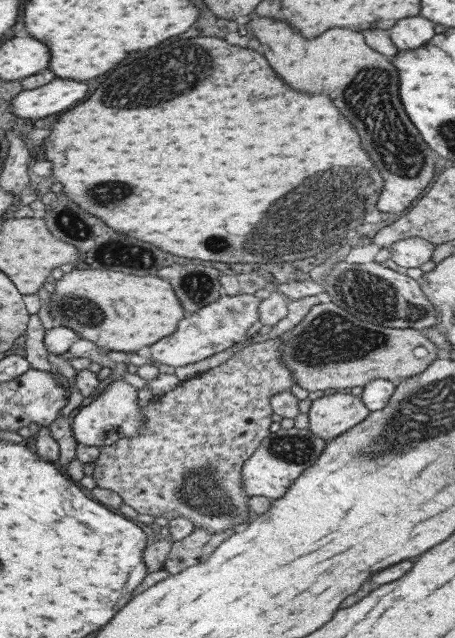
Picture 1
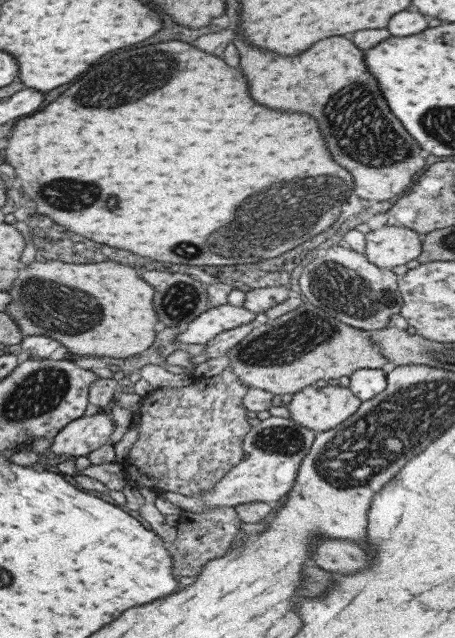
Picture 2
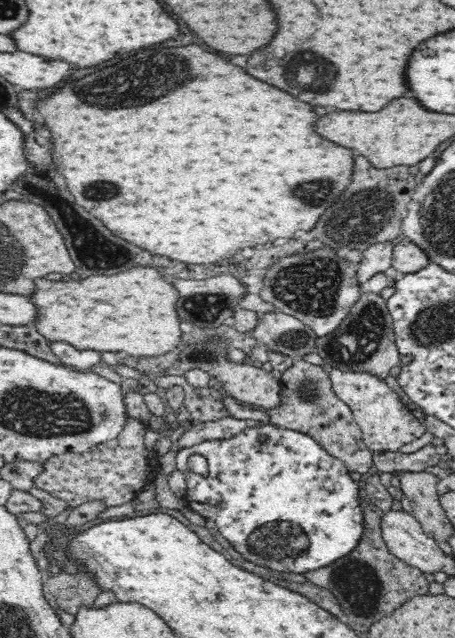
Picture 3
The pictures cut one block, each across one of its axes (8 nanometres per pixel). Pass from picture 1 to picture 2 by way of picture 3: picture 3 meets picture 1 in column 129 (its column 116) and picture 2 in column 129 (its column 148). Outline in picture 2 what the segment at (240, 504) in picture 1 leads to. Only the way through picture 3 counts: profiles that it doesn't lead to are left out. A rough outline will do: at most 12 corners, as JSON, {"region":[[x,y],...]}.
{"region":[[229,367],[142,397],[128,484],[199,497],[243,458]]}

